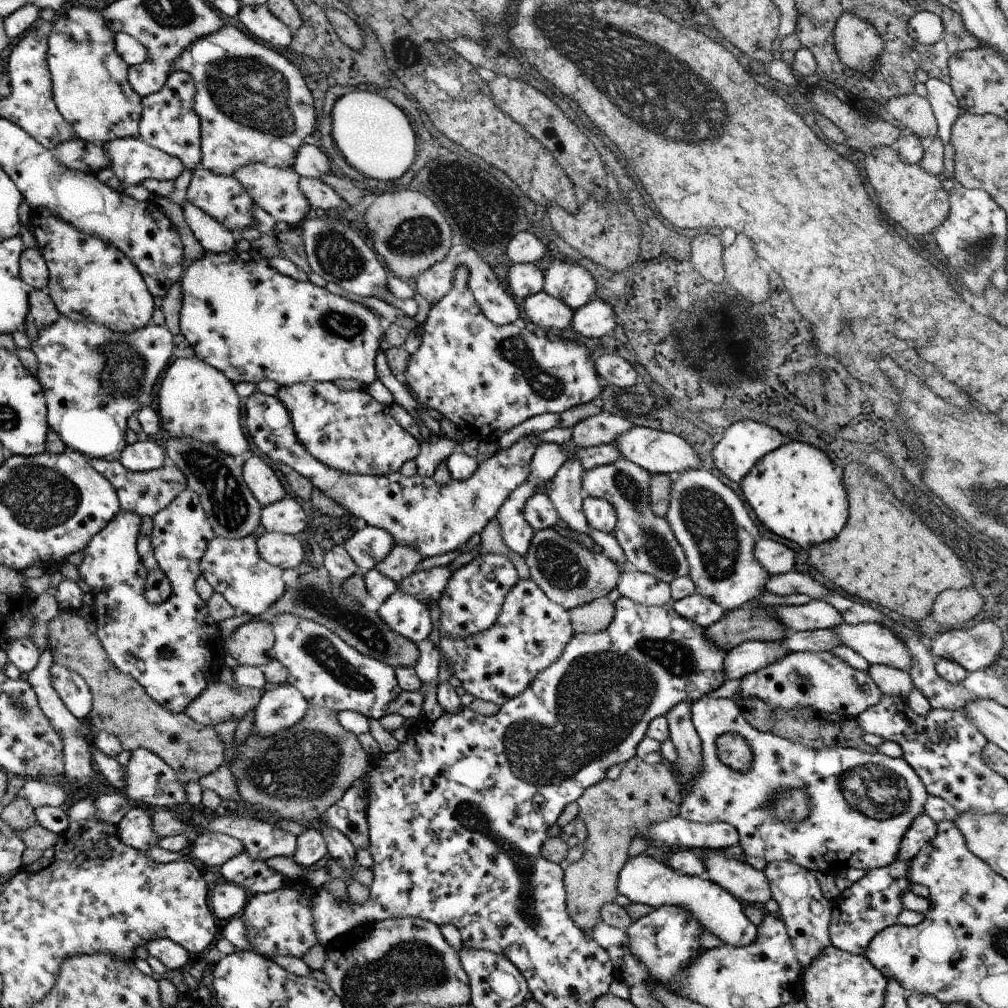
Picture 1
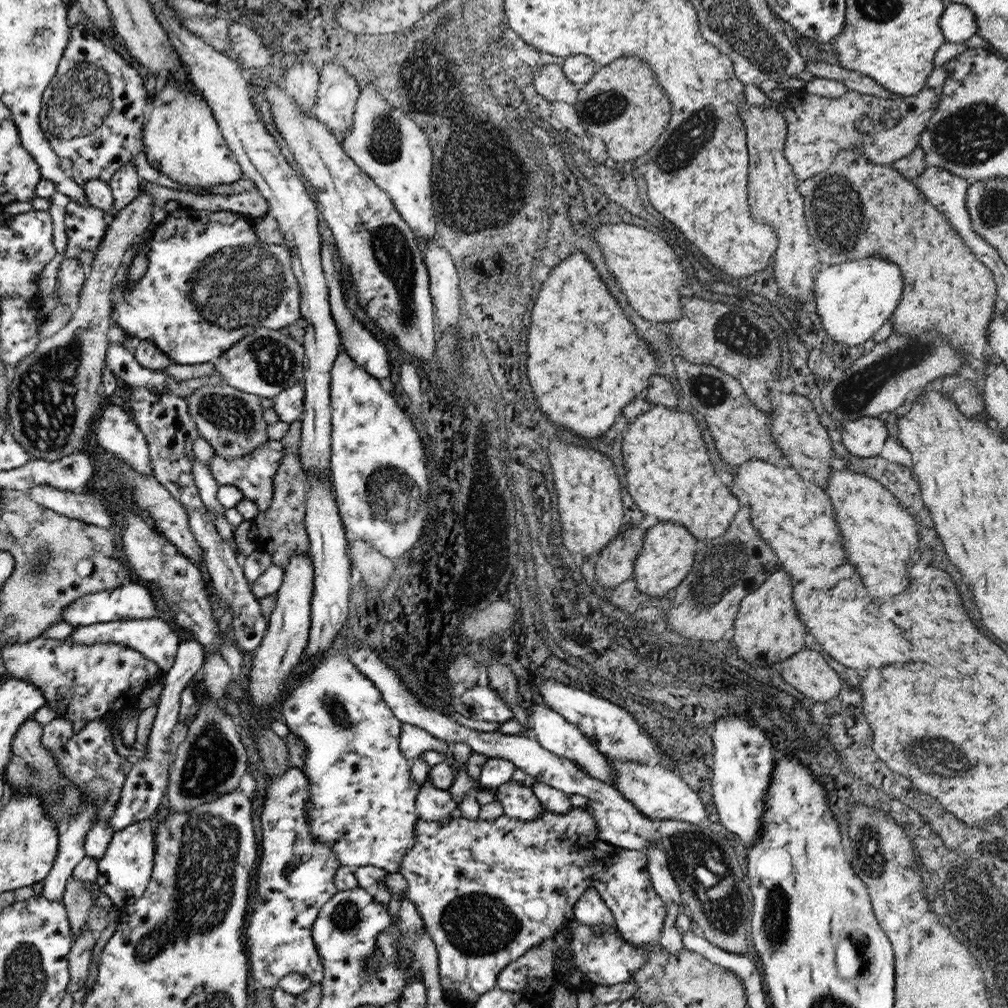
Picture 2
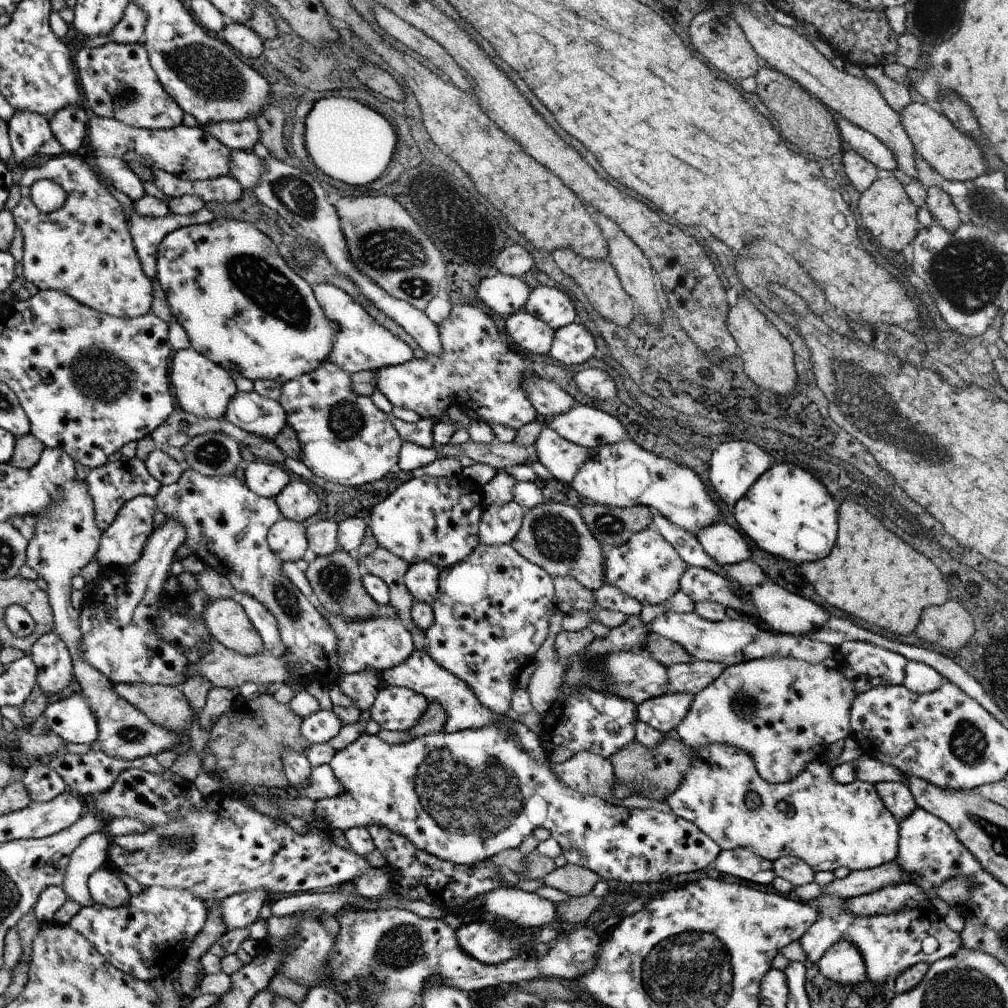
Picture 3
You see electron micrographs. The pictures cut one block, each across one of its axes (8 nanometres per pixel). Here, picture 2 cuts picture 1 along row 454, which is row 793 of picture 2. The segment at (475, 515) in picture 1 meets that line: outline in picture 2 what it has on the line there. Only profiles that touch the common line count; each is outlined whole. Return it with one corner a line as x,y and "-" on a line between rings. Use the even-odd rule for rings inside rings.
296,766
282,776
267,774
266,801
260,816
262,824
262,858
258,863
258,874
254,875
254,898
250,907
249,921
246,922
246,946
250,953
254,980
263,988
276,988
278,982
290,972
298,972
308,977
312,984
323,979
323,964
312,936
312,927
320,909
339,891
336,874
341,868
337,855
330,846
322,844
310,830
309,798
311,784
309,777
-
510,779
508,782
492,786
497,801
505,809
507,817
531,821
537,819
545,810
533,790
522,783

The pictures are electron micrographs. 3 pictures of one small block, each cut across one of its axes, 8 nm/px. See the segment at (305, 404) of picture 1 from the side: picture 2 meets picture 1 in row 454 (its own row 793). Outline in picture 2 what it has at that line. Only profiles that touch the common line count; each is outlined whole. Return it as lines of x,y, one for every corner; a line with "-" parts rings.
340,653
332,655
318,656
310,661
308,667
299,671
295,677
295,682
291,683
290,690
286,691
286,698
280,703
280,712
288,728
307,746
307,755
304,771
309,777
311,784
311,797
309,798
309,821
310,830
316,839
337,855
341,866
358,868
361,866
377,866
387,870
388,873
398,873
400,861
406,856
406,851
410,851
416,842
415,824
419,819
415,807
415,798
421,784
416,784
411,778
411,760
407,759
400,750
399,738
401,735
401,721
398,720
390,708
384,703
380,690
376,685
366,678
365,674
354,666
350,659
341,656

